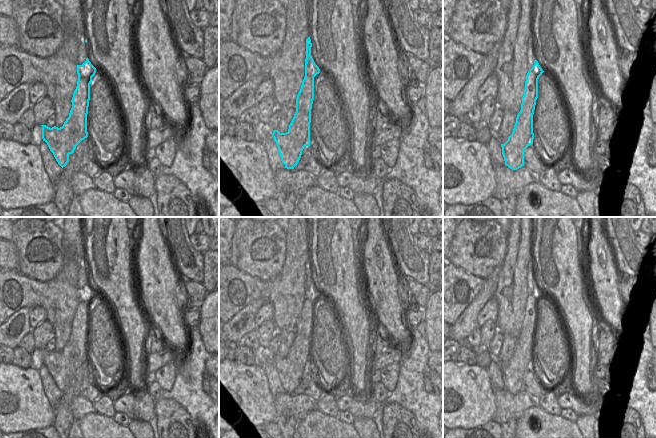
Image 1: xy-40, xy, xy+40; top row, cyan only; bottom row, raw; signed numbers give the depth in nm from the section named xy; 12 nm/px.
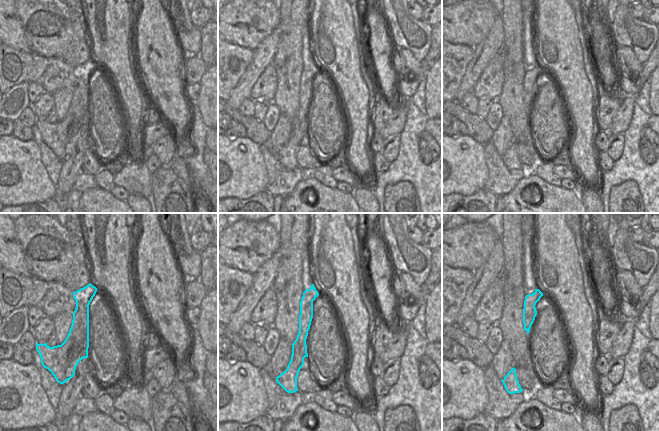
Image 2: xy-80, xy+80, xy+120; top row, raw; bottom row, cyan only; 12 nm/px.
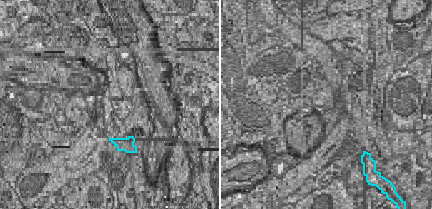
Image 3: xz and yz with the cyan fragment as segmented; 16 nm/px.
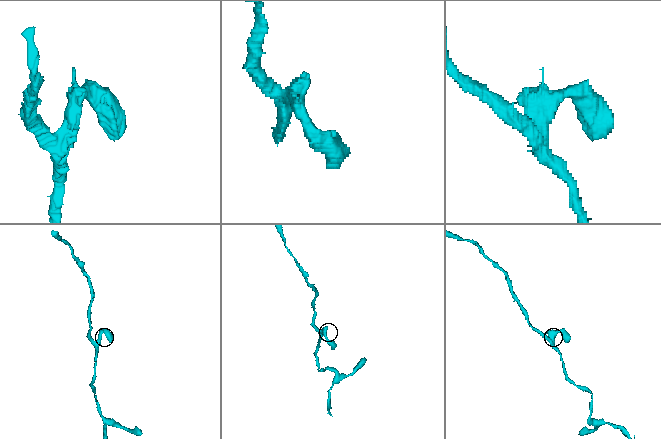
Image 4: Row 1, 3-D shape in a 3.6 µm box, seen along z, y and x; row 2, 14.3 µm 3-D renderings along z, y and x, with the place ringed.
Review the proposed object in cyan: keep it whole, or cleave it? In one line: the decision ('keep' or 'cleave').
cleave

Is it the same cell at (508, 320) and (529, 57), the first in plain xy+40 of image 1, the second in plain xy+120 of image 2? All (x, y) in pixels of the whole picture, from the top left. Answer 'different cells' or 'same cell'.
different cells

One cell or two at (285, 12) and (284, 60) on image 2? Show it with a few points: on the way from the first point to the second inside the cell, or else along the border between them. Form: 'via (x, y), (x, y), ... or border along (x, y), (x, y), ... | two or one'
border along (291, 10), (289, 19), (280, 25) | two

